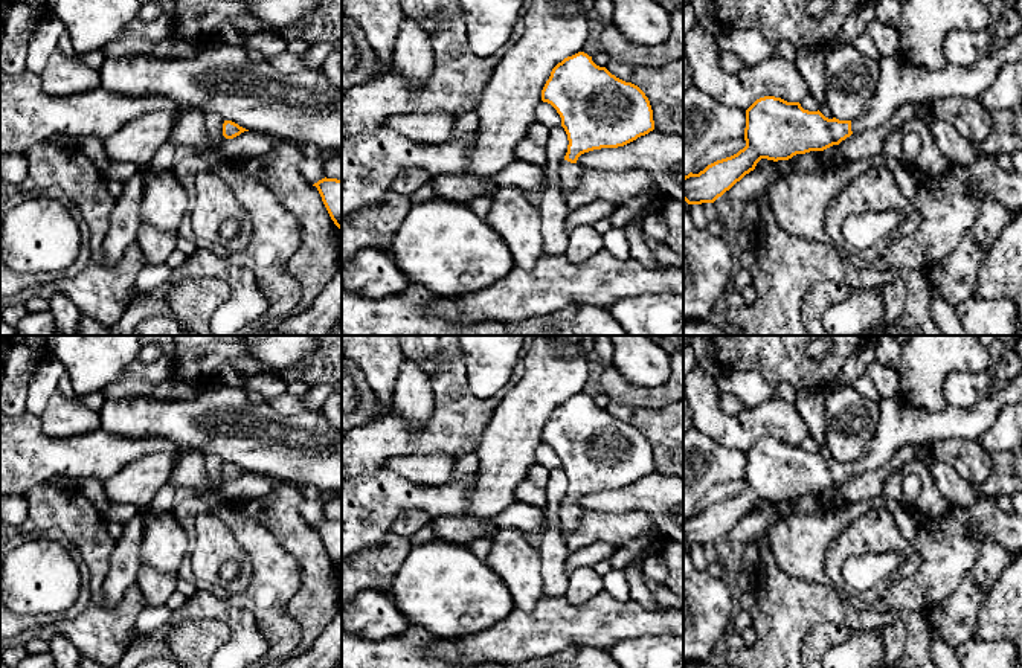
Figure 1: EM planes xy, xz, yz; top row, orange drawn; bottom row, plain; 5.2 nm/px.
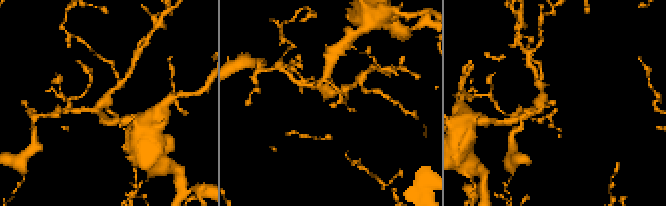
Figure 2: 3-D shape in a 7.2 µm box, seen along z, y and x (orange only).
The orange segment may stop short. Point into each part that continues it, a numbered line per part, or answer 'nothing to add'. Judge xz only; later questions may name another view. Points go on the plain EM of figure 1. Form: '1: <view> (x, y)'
1: xz (569, 514)

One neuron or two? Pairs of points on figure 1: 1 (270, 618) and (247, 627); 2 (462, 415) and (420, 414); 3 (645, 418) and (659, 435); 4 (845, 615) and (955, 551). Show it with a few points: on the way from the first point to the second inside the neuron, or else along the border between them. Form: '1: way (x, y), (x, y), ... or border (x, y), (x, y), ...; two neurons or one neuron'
1: border (228, 601), (253, 616), (267, 651); two neurons
2: border (430, 378), (433, 414), (418, 432), (412, 433); two neurons
3: way (650, 423), (658, 430); one neuron
4: border (838, 590), (842, 600), (858, 609), (885, 612); two neurons

